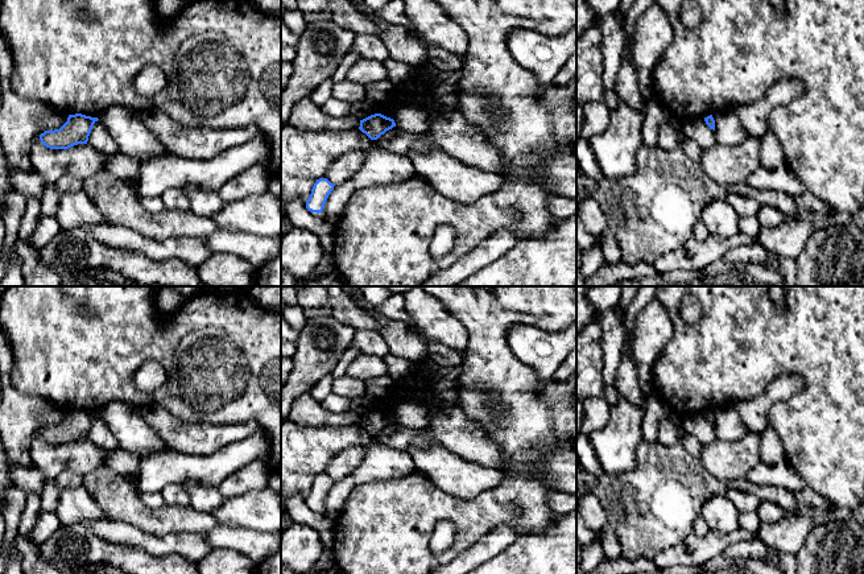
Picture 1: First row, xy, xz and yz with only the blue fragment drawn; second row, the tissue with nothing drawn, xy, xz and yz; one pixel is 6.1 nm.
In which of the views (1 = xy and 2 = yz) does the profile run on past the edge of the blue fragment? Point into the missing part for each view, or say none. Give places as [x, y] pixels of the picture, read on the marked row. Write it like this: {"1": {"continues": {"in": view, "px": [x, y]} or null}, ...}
{"1": {"continues": null}, "2": {"continues": null}}

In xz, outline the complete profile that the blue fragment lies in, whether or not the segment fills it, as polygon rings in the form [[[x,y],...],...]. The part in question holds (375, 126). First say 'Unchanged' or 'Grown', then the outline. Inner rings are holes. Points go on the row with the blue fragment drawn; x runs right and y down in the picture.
Unchanged. [[[381,113],[371,115],[363,120],[360,120],[359,129],[365,133],[371,140],[377,140],[386,131],[396,127],[393,119],[386,117]]]

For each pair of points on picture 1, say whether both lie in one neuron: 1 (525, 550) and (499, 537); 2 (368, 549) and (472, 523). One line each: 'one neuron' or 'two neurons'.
1: two neurons
2: one neuron

